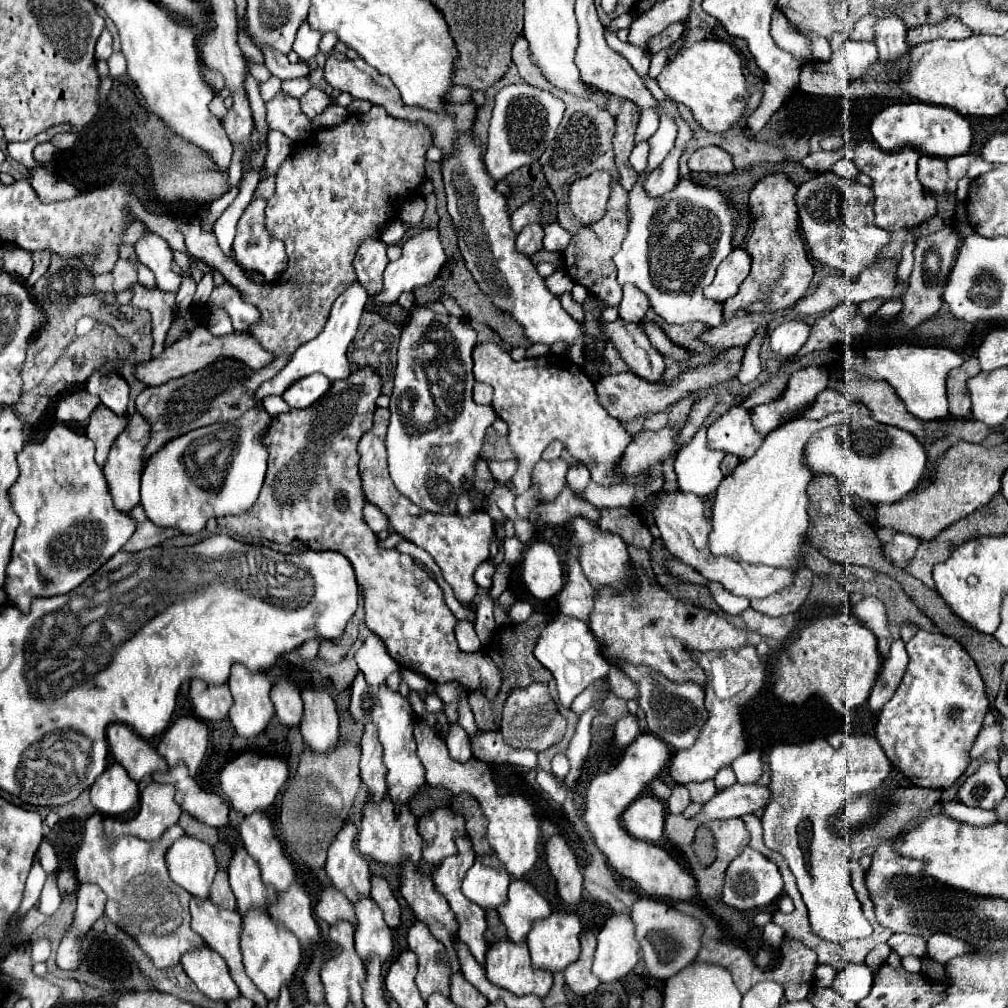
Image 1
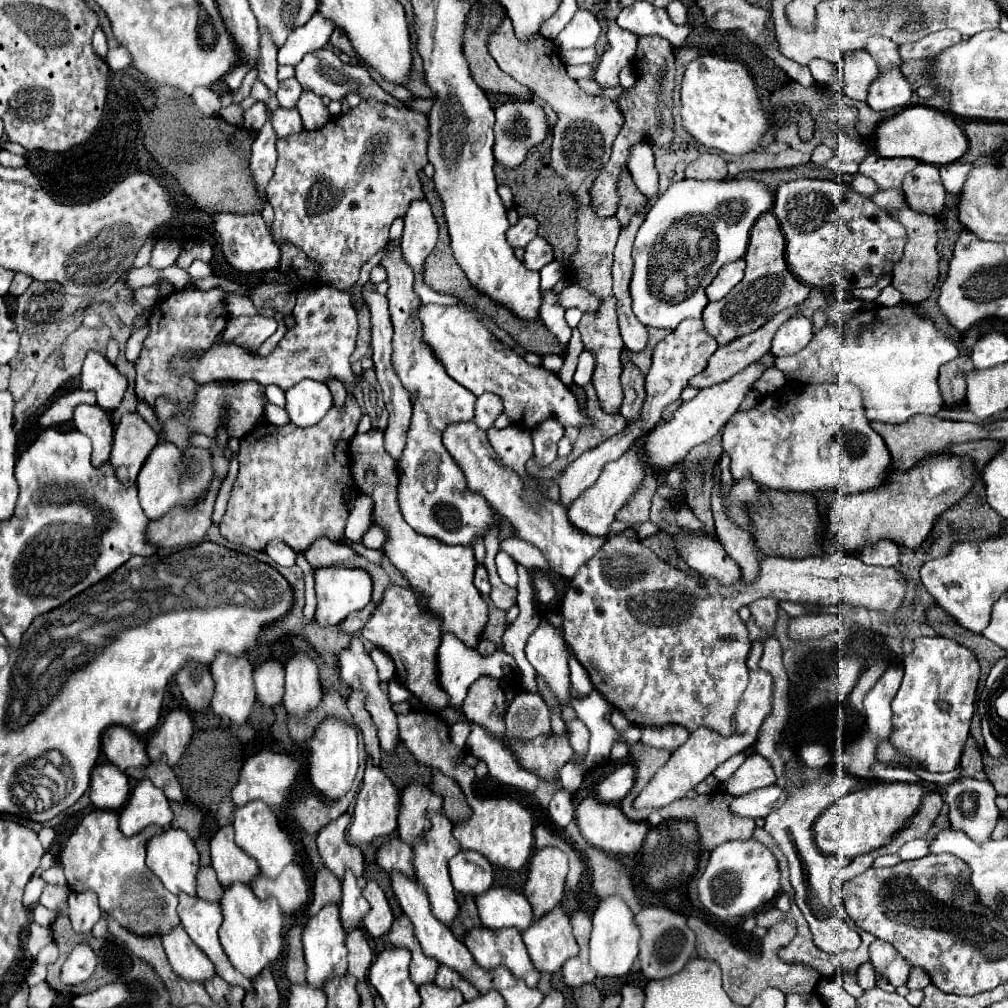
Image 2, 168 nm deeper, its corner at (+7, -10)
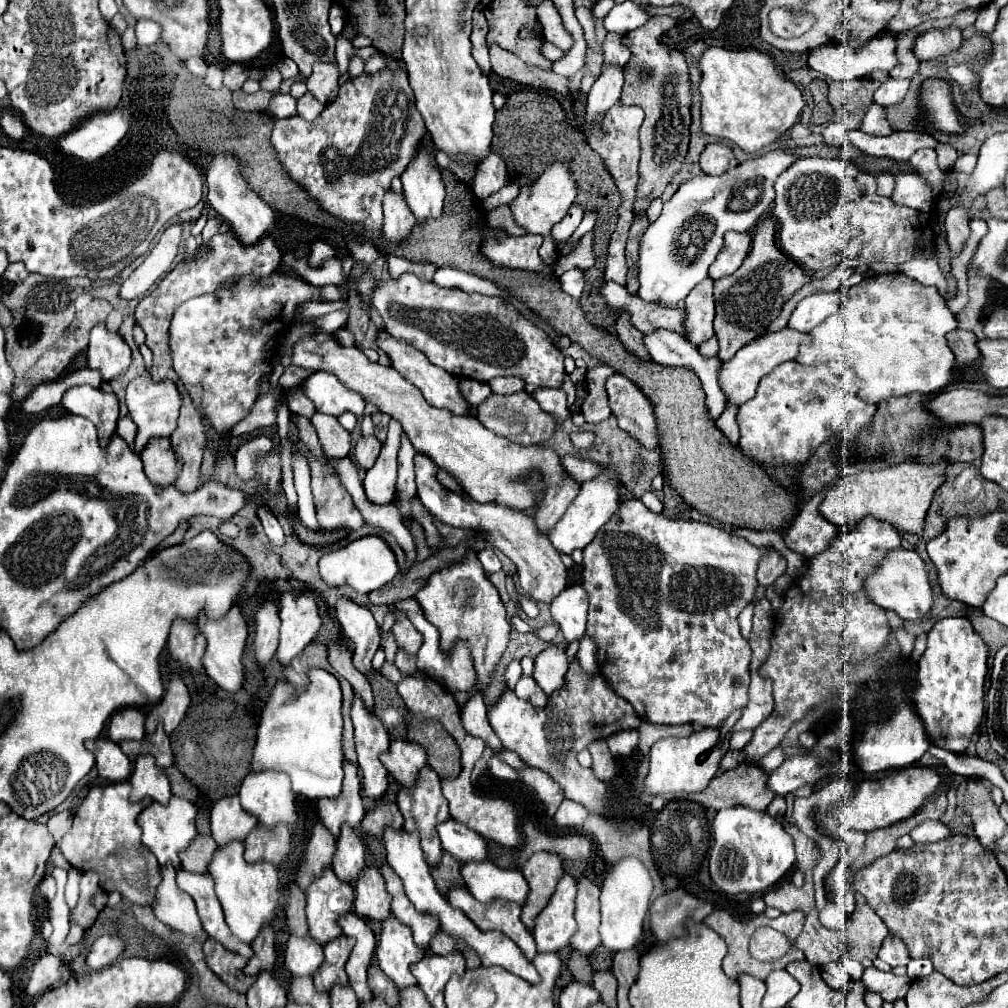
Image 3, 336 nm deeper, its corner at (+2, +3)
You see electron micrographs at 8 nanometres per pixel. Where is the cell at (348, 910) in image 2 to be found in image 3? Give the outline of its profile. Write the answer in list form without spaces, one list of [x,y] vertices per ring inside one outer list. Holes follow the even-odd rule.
[[[341,830],[337,852],[333,858],[333,872],[341,882],[355,884],[365,868],[365,848],[355,830]]]

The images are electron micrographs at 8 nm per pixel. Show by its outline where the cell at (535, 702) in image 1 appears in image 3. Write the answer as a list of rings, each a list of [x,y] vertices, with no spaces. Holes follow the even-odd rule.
[[[521,676],[521,678],[519,678],[519,682],[517,682],[517,686],[515,686],[515,694],[517,694],[519,698],[531,702],[531,704],[537,706],[537,708],[545,708],[547,702],[549,702],[547,694],[545,694],[545,692],[537,686],[537,682],[535,682],[533,678],[529,678],[529,676]]]

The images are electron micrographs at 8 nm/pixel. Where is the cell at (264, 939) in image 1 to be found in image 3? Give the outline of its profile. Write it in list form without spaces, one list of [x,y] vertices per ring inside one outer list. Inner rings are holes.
[[[233,842],[233,846],[217,848],[217,854],[209,864],[209,874],[215,880],[215,892],[223,906],[229,930],[241,942],[251,944],[253,938],[257,938],[257,934],[261,932],[261,928],[271,924],[275,918],[279,906],[279,888],[281,888],[277,868],[269,866],[269,862],[247,864],[243,858],[243,844]]]

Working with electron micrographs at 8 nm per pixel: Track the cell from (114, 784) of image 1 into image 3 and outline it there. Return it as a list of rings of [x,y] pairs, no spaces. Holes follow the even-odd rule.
[[[97,738],[87,744],[95,754],[95,766],[99,770],[99,778],[109,782],[125,782],[131,774],[131,762],[119,748],[119,744],[109,742],[109,738]]]

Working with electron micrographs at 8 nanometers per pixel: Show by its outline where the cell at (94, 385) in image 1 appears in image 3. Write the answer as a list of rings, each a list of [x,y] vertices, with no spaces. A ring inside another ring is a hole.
[[[99,324],[91,330],[87,364],[89,368],[99,370],[105,382],[111,382],[127,372],[131,364],[131,350],[119,334],[107,332],[107,328]]]

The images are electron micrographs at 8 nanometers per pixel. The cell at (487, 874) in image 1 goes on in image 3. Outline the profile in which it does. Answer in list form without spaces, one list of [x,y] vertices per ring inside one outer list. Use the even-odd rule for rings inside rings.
[[[449,820],[437,828],[443,848],[459,862],[485,862],[487,860],[487,842],[481,834],[473,832],[457,820]]]

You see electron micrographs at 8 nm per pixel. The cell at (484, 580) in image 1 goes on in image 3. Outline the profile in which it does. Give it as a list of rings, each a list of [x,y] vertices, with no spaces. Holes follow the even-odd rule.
[[[493,548],[483,550],[477,556],[479,556],[479,562],[483,564],[483,568],[485,568],[487,574],[493,574],[493,572],[499,572],[501,570],[501,562],[499,562],[499,558],[497,558],[497,554],[495,554]]]

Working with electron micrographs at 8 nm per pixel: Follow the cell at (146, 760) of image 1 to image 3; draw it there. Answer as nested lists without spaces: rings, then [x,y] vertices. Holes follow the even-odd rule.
[[[125,708],[111,716],[107,736],[113,742],[143,740],[145,738],[145,714],[137,708]]]

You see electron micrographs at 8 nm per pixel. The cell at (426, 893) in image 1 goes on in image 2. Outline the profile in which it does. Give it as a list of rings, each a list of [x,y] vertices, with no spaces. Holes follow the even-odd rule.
[[[400,837],[388,839],[376,853],[376,863],[390,871],[402,871],[406,875],[414,875],[414,865],[412,865],[412,847],[404,843]]]

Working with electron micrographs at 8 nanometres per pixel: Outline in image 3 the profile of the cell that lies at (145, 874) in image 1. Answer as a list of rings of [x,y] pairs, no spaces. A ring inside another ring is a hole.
[[[129,782],[93,786],[77,808],[71,830],[57,844],[73,868],[99,874],[101,890],[117,890],[125,900],[139,906],[153,906],[161,882],[161,868],[153,854],[141,844],[141,828],[137,826],[137,818],[147,806],[149,800],[139,804],[129,802]]]

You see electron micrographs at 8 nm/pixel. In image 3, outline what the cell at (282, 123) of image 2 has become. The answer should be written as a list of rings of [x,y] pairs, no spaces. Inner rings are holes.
[[[305,94],[301,100],[297,100],[297,116],[305,118],[305,120],[313,120],[317,118],[317,114],[321,114],[323,106],[317,102],[317,98],[313,98],[313,94]]]

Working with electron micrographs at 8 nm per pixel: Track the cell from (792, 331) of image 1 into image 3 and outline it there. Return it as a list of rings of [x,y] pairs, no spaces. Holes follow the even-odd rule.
[[[843,290],[825,292],[825,294],[821,292],[821,294],[811,294],[811,296],[803,298],[795,306],[787,326],[791,330],[797,330],[797,332],[811,332],[825,318],[829,318],[829,316],[833,316],[837,312],[841,296],[843,296]]]

